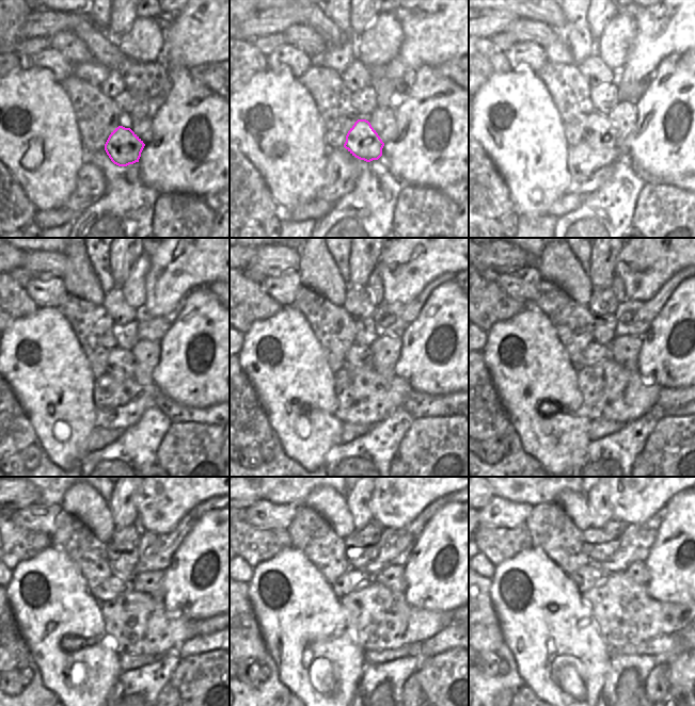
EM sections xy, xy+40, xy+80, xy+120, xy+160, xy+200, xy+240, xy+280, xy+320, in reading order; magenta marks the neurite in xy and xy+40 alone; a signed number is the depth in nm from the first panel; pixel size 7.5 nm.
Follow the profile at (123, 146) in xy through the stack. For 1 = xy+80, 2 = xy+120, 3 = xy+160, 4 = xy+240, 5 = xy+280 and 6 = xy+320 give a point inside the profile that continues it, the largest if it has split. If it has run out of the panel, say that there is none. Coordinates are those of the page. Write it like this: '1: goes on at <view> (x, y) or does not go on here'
1: goes on at xy+80 (599, 133)
2: goes on at xy+120 (121, 365)
3: goes on at xy+160 (358, 356)
4: goes on at xy+240 (112, 587)
5: goes on at xy+280 (353, 579)
6: goes on at xy+320 (586, 577)

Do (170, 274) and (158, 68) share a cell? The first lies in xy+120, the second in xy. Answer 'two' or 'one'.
two

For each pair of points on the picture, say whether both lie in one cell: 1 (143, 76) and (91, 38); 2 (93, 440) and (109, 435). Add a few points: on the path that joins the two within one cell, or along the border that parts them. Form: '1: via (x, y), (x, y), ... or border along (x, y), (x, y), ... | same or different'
1: via (130, 70), (114, 60), (104, 49) | same
2: via (97, 439), (105, 436) | same

